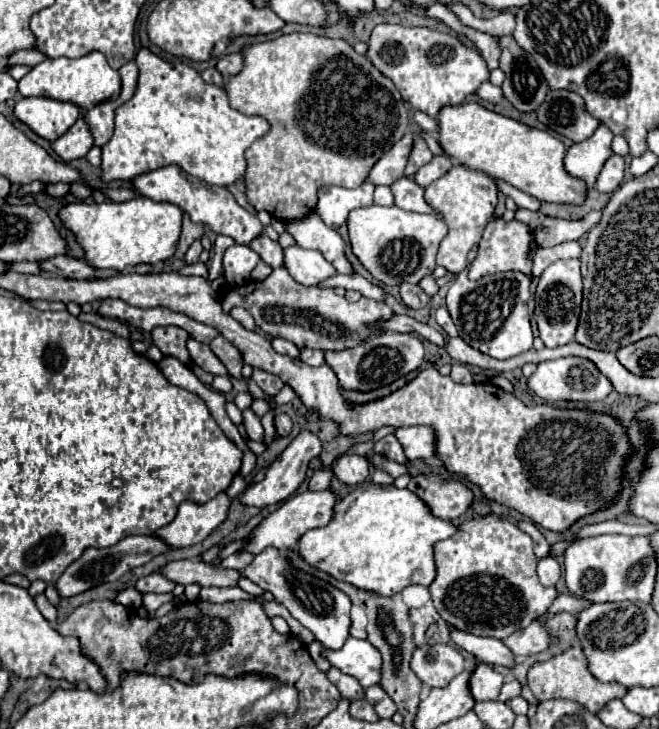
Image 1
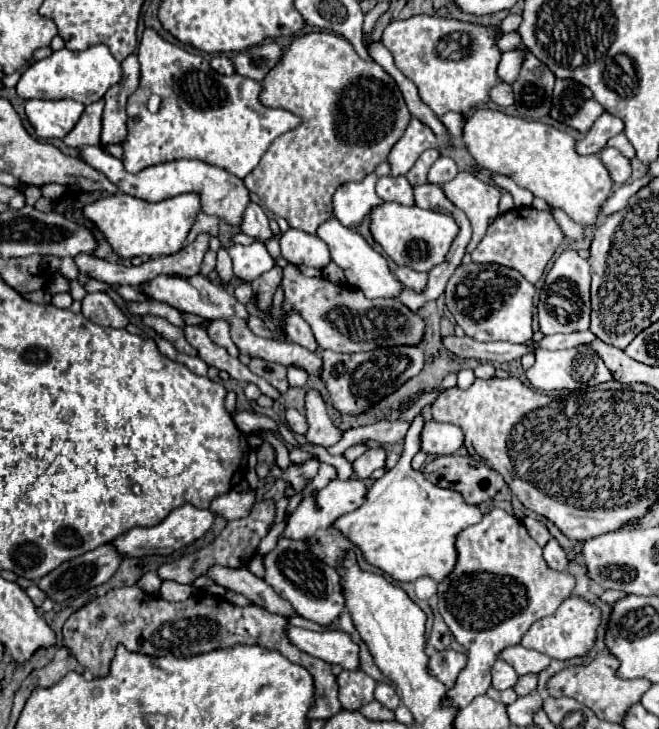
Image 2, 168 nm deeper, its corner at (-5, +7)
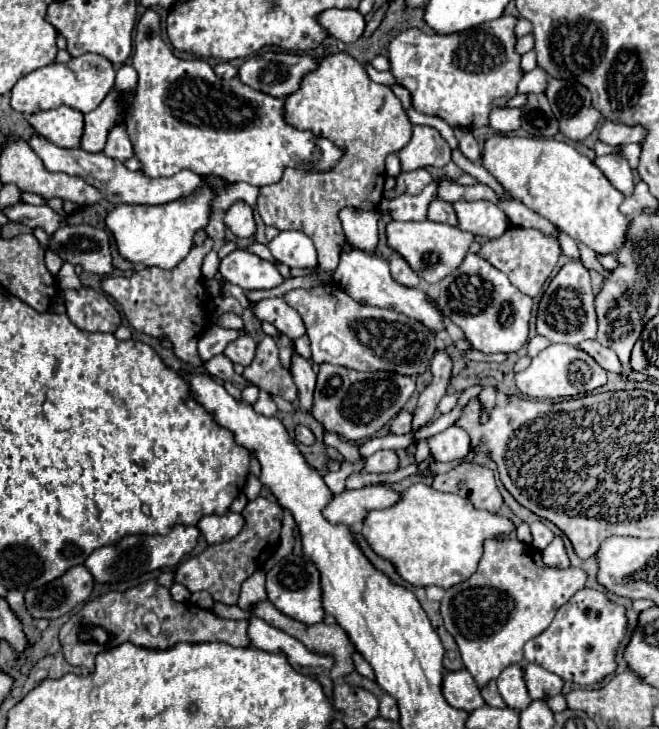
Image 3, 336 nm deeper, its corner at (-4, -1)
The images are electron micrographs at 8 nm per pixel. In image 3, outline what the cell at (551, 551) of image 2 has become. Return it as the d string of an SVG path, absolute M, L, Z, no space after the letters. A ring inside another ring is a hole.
M556 536L548 544L548 548L542 550L542 558L544 558L544 564L552 566L552 568L568 568L570 566L570 560L568 560L568 554L566 554L566 548L564 548L564 542L560 536Z

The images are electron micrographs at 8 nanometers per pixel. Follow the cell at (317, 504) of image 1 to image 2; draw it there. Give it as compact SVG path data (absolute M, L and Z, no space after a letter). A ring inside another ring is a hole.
M339 478L331 480L315 496L307 496L307 498L303 498L299 502L299 506L289 514L287 526L285 526L281 536L283 538L291 538L291 540L305 540L305 538L315 536L317 530L329 528L339 516L357 510L363 504L363 500L365 500L365 492L367 492L367 488L365 488L365 484L361 480L353 480L353 478L349 478L349 480L339 480Z

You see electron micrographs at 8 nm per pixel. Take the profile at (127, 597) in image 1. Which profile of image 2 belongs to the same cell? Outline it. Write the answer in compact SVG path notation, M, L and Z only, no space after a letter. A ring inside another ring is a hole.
M147 572L139 582L137 582L137 586L143 590L143 592L147 592L147 594L153 594L153 596L157 596L159 594L159 586L161 586L161 580L157 578L157 574L155 572Z

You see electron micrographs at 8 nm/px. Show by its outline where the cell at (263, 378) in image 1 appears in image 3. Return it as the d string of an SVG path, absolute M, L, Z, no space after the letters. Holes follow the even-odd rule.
M266 336L258 348L252 364L242 374L250 384L258 386L260 390L266 390L272 396L282 396L288 402L294 402L298 398L298 388L288 372L280 364L280 354L276 340Z

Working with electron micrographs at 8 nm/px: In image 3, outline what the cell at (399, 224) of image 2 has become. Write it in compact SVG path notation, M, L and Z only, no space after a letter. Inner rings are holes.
M432 220L424 222L390 222L386 228L388 234L388 246L396 250L406 262L412 266L412 270L426 280L428 284L440 282L444 276L452 274L468 254L470 244L474 242L474 236L470 232L460 230L458 226L450 224L440 224Z

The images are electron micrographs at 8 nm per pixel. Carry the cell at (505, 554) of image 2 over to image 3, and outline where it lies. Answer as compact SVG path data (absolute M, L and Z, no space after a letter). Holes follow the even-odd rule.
M486 540L484 542L484 556L478 564L478 570L462 584L452 586L446 590L444 598L442 598L442 618L444 618L444 626L446 630L454 636L460 654L462 654L462 662L466 666L466 670L474 676L478 686L488 684L492 678L498 678L498 674L510 666L522 660L522 648L524 644L542 634L554 614L558 612L558 608L562 604L566 604L578 590L584 588L588 574L580 568L548 568L542 562L540 550L526 546L518 540Z

